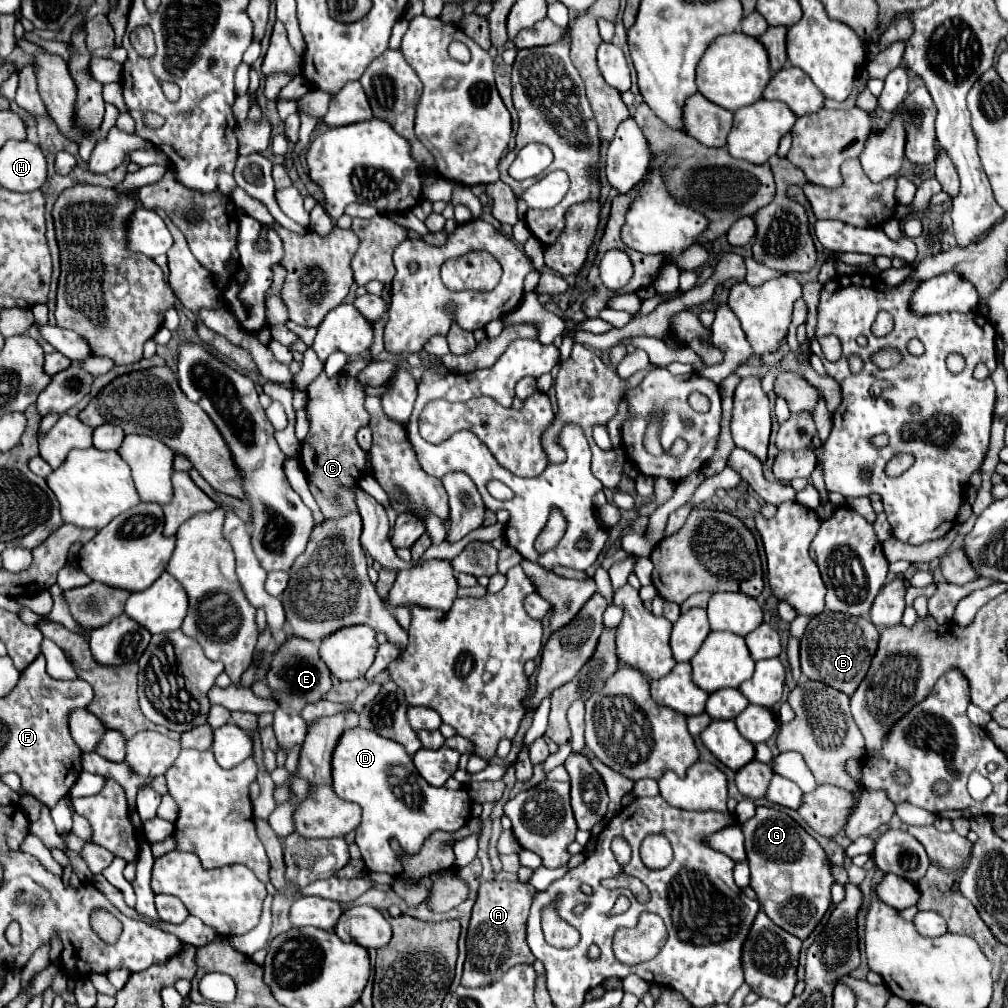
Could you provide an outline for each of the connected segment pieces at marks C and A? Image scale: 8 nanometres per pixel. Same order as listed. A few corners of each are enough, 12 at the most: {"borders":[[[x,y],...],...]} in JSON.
{"borders":[[[321,373],[307,387],[301,447],[327,520],[357,513],[369,423],[363,385]],[[481,883],[463,987],[533,965],[525,941],[535,887]]]}

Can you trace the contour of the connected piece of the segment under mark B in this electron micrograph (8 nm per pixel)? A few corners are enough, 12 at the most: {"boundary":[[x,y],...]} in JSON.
{"boundary":[[823,611],[801,637],[801,673],[847,695],[879,629]]}

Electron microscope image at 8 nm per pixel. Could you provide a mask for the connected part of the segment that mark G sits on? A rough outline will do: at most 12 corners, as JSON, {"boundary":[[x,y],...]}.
{"boundary":[[793,817],[745,821],[751,887],[803,941],[831,905],[825,851]]}

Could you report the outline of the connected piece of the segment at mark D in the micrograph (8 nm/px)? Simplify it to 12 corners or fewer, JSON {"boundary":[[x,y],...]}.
{"boundary":[[347,729],[337,797],[363,809],[369,871],[399,875],[431,833],[461,829],[463,783],[429,785],[399,743]]}

